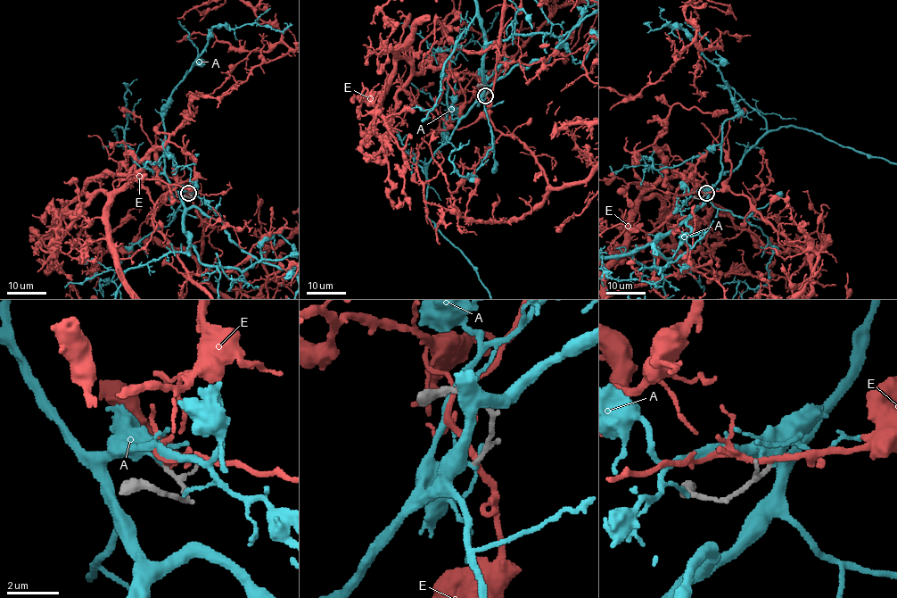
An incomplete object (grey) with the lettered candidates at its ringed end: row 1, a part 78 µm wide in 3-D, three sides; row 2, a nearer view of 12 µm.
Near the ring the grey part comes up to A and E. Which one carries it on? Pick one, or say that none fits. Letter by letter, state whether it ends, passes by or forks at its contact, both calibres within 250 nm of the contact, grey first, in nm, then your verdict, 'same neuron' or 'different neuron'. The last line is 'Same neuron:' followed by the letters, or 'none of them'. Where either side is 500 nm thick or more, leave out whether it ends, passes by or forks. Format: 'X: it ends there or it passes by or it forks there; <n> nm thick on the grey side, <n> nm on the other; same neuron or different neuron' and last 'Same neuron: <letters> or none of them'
A: it ends there; 130 nm thick on the grey side, 120 nm on the other; different neuron
E: it passes by; 130 nm thick on the grey side, 220 nm on the other; different neuron
Same neuron: none of them

